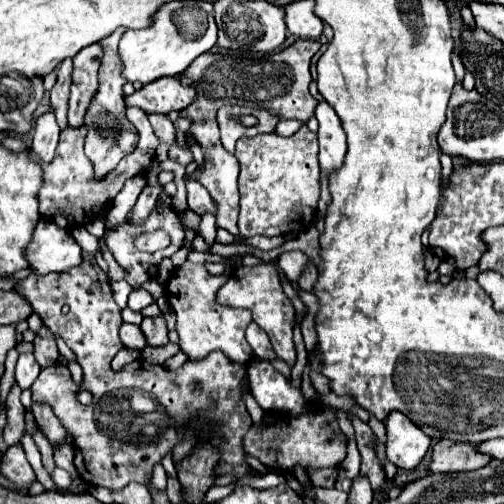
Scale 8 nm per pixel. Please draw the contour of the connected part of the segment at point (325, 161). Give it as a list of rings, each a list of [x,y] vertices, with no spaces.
[[[319,102],[315,116],[319,120],[319,166],[325,176],[331,176],[331,172],[343,162],[347,136],[343,136],[341,120],[327,102]]]

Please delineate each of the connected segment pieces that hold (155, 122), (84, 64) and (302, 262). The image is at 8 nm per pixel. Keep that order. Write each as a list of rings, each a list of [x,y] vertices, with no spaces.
[[[151,114],[149,122],[151,122],[151,126],[153,126],[153,130],[161,142],[173,142],[175,140],[175,128],[173,128],[173,122],[169,120],[169,116]]]
[[[99,42],[89,44],[77,56],[73,56],[73,84],[69,96],[69,126],[81,126],[83,116],[87,112],[87,104],[91,104],[91,96],[95,96],[95,88],[99,88],[99,56],[103,56],[103,48]]]
[[[295,250],[295,252],[283,252],[279,256],[279,266],[283,268],[283,272],[287,274],[287,278],[291,282],[297,282],[299,276],[303,274],[303,268],[307,266],[307,260],[309,258],[303,252],[299,252],[299,250]]]

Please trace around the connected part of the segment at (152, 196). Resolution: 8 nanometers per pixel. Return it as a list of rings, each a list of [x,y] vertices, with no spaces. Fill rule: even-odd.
[[[145,186],[143,188],[137,204],[133,206],[133,210],[129,214],[131,224],[143,224],[143,220],[147,220],[147,216],[151,214],[151,210],[157,204],[157,194],[159,194],[159,188],[155,188],[155,186]]]

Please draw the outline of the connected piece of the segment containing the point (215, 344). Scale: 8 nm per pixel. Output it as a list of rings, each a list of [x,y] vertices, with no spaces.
[[[183,262],[173,272],[167,284],[177,284],[179,288],[177,294],[167,292],[167,302],[171,310],[177,314],[179,346],[191,360],[201,360],[213,350],[221,350],[229,360],[235,360],[237,364],[249,364],[249,360],[253,360],[253,350],[245,340],[245,330],[253,318],[249,310],[229,310],[215,302],[215,294],[225,282],[227,274],[213,276],[207,272],[205,264]]]

